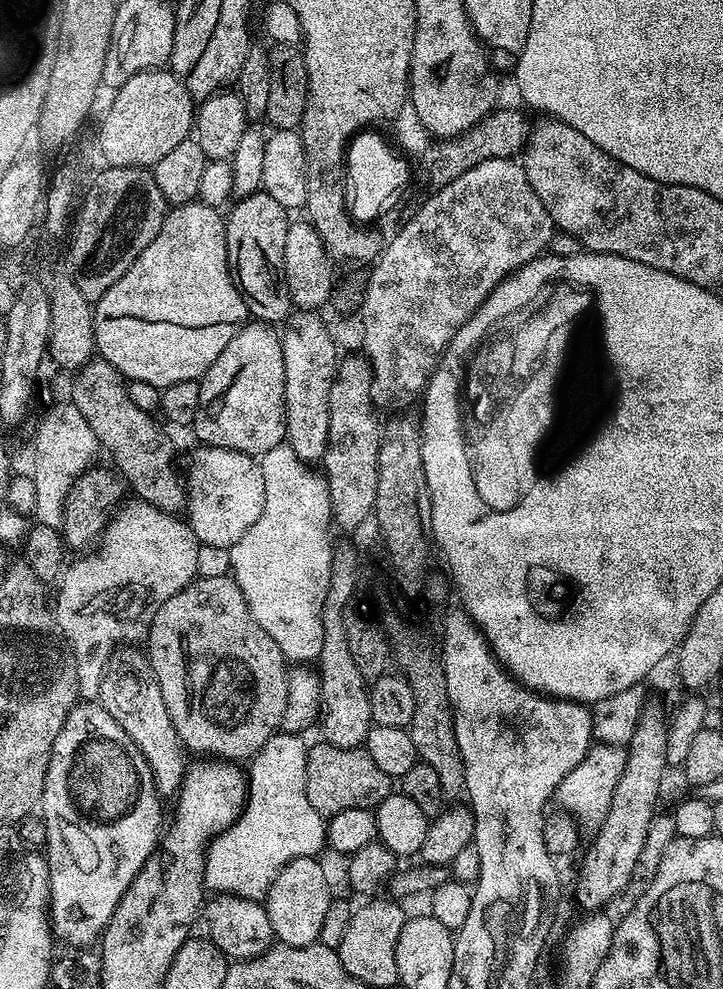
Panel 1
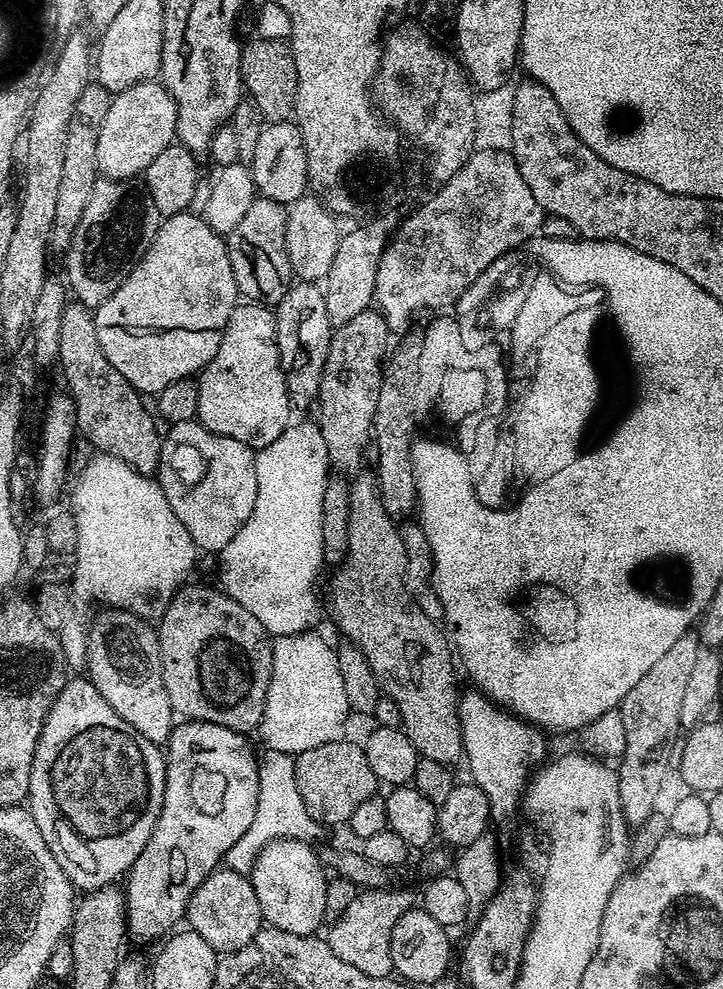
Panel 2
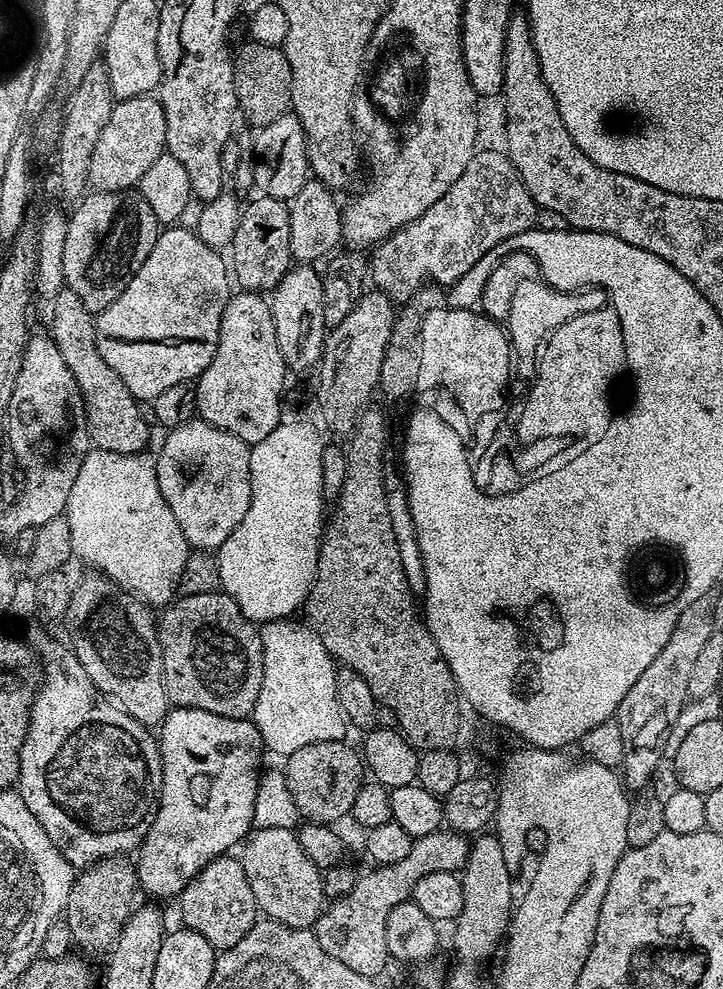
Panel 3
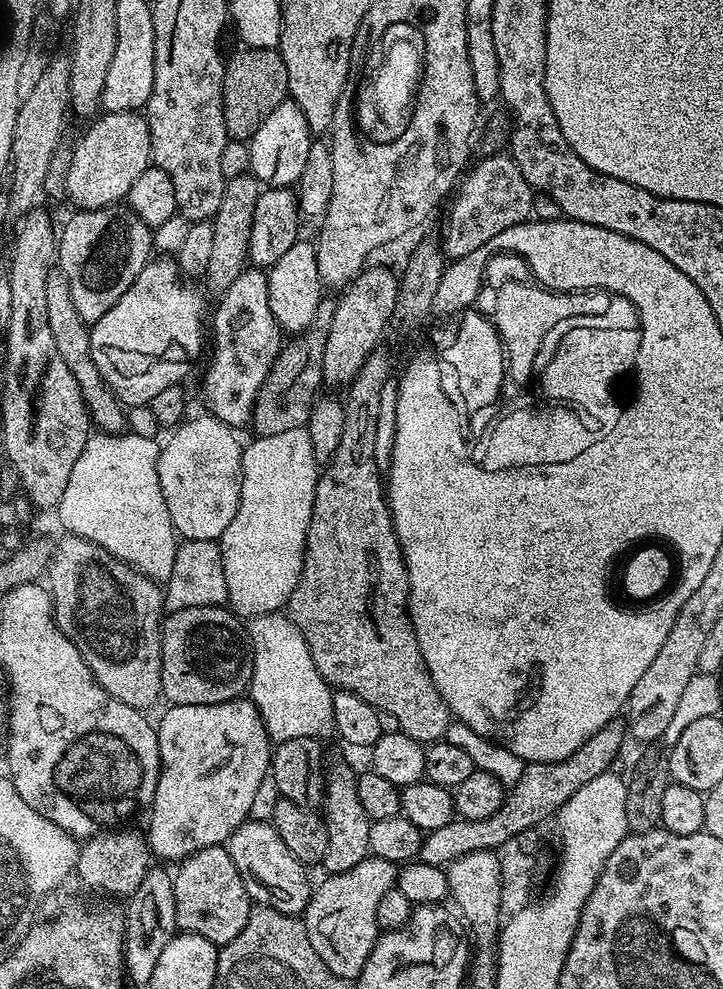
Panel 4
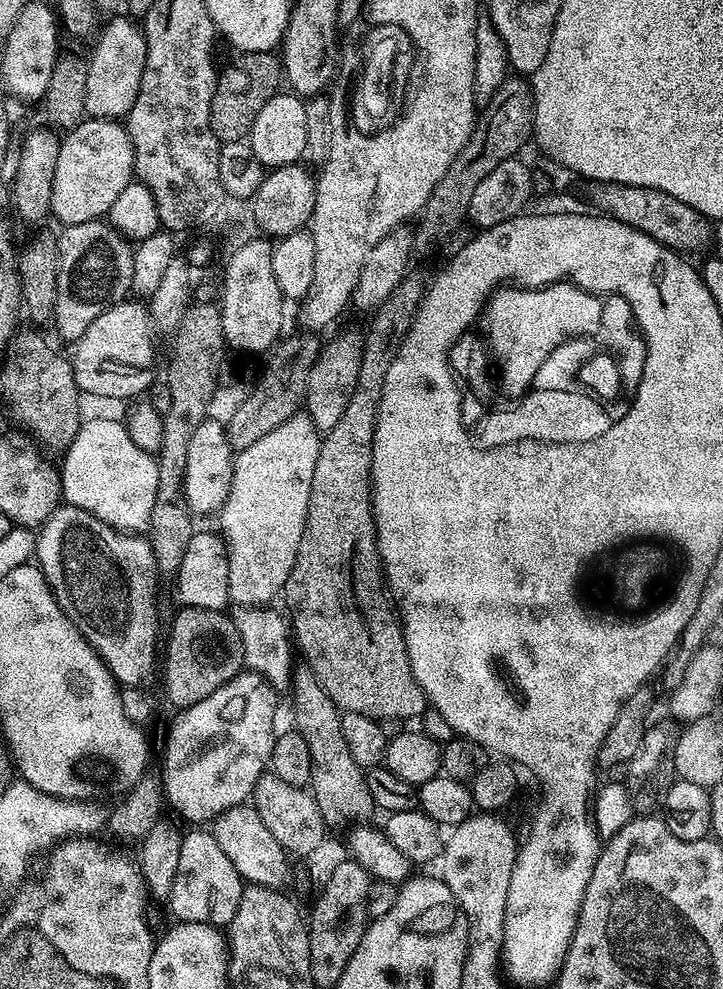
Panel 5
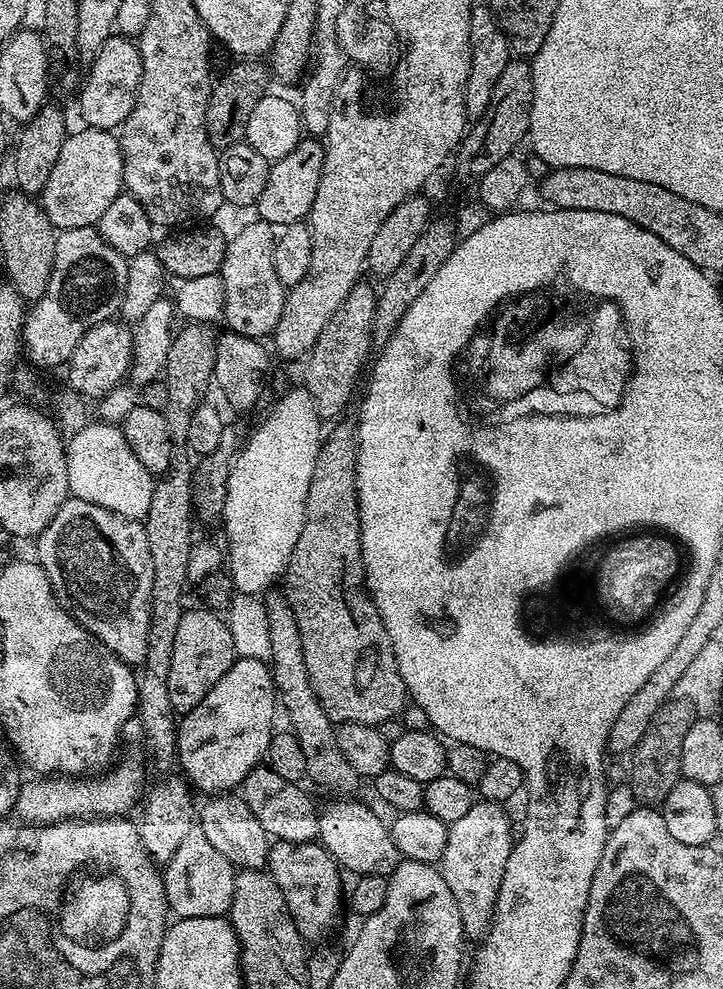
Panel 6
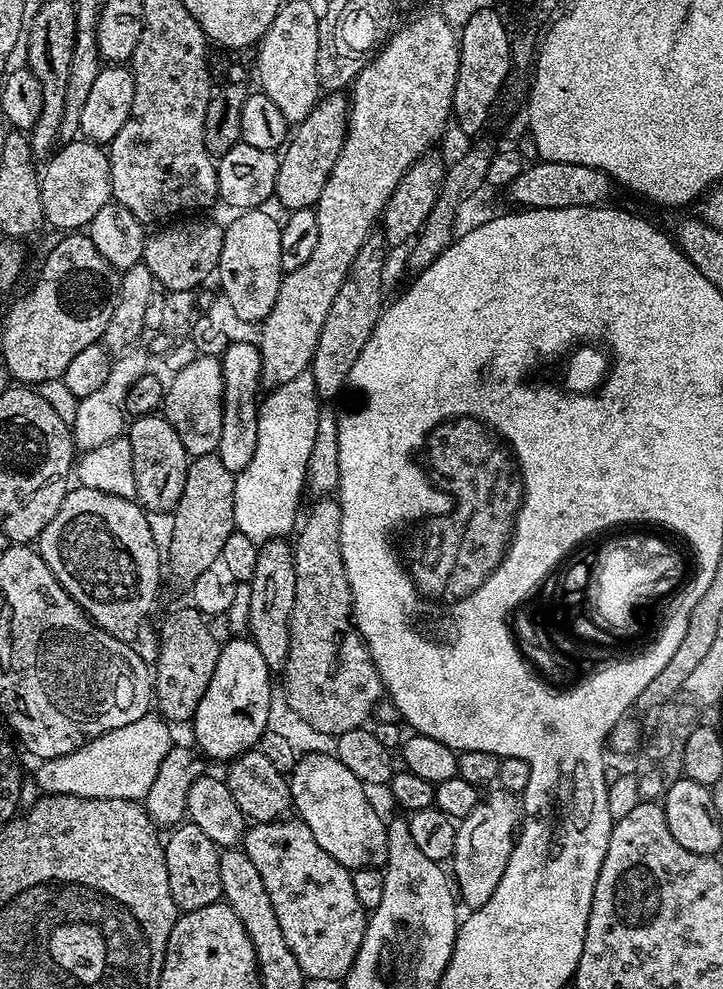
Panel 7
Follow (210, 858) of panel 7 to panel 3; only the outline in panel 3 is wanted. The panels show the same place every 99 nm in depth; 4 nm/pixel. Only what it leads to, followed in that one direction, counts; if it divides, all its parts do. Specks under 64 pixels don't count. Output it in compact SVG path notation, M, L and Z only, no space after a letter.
M225 854L214 858L186 885L178 897L183 927L194 930L217 950L233 948L250 934L258 919L254 890L246 882L246 870L242 870L235 855Z

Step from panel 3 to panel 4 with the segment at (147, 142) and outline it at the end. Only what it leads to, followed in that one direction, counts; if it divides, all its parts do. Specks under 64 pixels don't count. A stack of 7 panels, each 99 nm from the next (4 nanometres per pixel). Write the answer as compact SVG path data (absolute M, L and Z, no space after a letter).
M104 112L91 121L92 124L84 132L80 141L75 141L73 160L70 162L69 173L66 174L67 199L76 203L77 209L109 208L112 204L119 204L125 199L134 186L134 181L141 176L152 164L150 150L150 126L147 115L140 112Z

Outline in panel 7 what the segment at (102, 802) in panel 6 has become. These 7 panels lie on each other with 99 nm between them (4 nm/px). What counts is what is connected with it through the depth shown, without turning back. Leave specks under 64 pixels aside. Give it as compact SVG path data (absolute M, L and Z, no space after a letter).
M149 714L138 718L138 722L129 722L127 726L118 726L118 730L87 740L70 754L40 760L36 768L39 791L50 796L143 801L158 774L158 766L162 766L162 758L174 747L171 730L169 721Z

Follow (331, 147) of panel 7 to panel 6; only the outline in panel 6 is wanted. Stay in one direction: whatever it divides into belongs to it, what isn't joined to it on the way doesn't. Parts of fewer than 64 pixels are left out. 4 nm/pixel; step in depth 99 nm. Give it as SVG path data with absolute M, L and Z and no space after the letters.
M302 138L286 158L275 161L268 169L266 190L256 199L254 208L259 219L273 226L299 224L314 206L314 194L318 194L318 182L322 178L324 144L316 138Z

